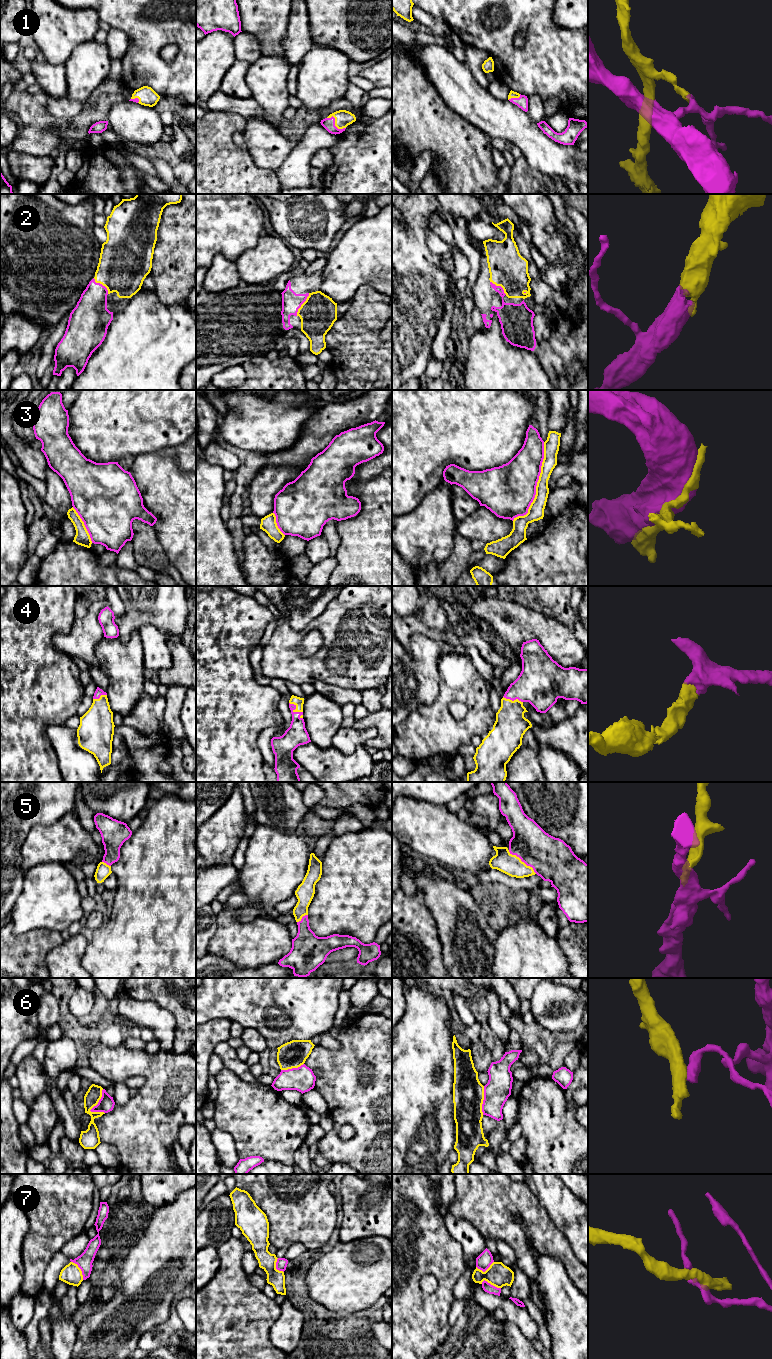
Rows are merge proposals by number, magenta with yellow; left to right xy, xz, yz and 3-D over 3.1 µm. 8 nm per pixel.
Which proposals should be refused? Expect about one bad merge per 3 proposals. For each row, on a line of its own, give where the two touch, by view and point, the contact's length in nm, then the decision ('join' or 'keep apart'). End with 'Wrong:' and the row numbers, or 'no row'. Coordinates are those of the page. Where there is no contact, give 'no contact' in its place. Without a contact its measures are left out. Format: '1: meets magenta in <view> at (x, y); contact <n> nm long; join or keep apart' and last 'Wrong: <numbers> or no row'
1: meets magenta in xz at (334, 123); contact 180 nm long; join
2: meets magenta in xz at (302, 303); contact 220 nm long; join
3: meets magenta in yz at (536, 485); contact 700 nm long; keep apart
4: meets magenta in xz at (295, 708); contact 140 nm long; join
5: meets magenta in yz at (523, 861); contact 300 nm long; join
6: meets magenta in xy at (99, 1101); contact 220 nm long; keep apart
7: meets magenta in xy at (80, 1268); contact 180 nm long; keep apart
Wrong: 3, 6, 7

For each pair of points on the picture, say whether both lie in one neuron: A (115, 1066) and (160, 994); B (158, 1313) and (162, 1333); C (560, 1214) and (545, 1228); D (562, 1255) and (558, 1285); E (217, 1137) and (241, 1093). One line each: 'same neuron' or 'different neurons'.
A: different neurons
B: different neurons
C: different neurons
D: different neurons
E: different neurons

